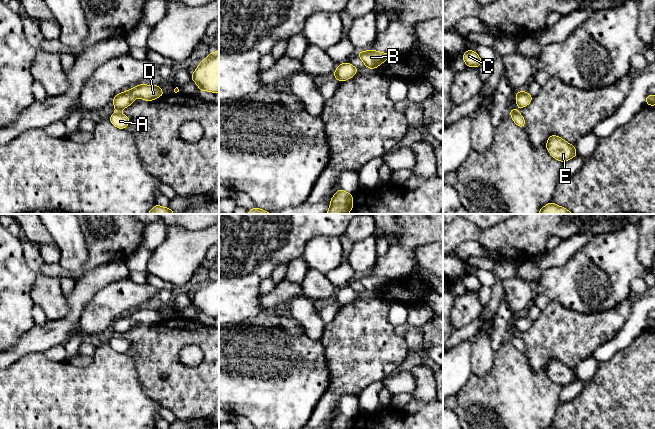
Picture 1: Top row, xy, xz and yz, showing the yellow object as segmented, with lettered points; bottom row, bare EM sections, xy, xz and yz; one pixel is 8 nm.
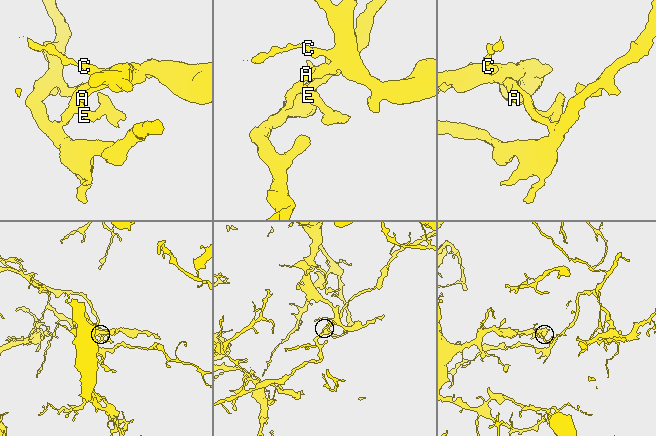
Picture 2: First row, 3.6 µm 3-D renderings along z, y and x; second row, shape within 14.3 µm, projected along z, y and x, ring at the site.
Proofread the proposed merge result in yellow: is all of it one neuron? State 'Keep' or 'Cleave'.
Cleave

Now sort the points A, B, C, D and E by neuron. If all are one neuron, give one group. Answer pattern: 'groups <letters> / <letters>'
groups A B C D / E

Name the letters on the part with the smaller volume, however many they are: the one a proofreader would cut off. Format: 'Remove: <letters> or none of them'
Remove: E

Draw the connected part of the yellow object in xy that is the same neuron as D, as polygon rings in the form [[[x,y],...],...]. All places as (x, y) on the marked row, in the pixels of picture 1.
[[[139,84],[129,90],[132,96],[131,100],[125,100],[126,107],[130,106],[135,98],[143,99],[146,101],[152,101],[156,98],[165,95],[158,85],[145,85]]]

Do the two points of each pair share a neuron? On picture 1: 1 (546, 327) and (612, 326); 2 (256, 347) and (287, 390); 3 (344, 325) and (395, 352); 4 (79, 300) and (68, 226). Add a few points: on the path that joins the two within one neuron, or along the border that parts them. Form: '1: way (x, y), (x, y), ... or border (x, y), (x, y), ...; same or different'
1: way (562, 327), (596, 327); same
2: way (256, 358), (276, 379); same
3: way (357, 338), (370, 350), (382, 352); same
4: border (87, 271), (75, 282); different

